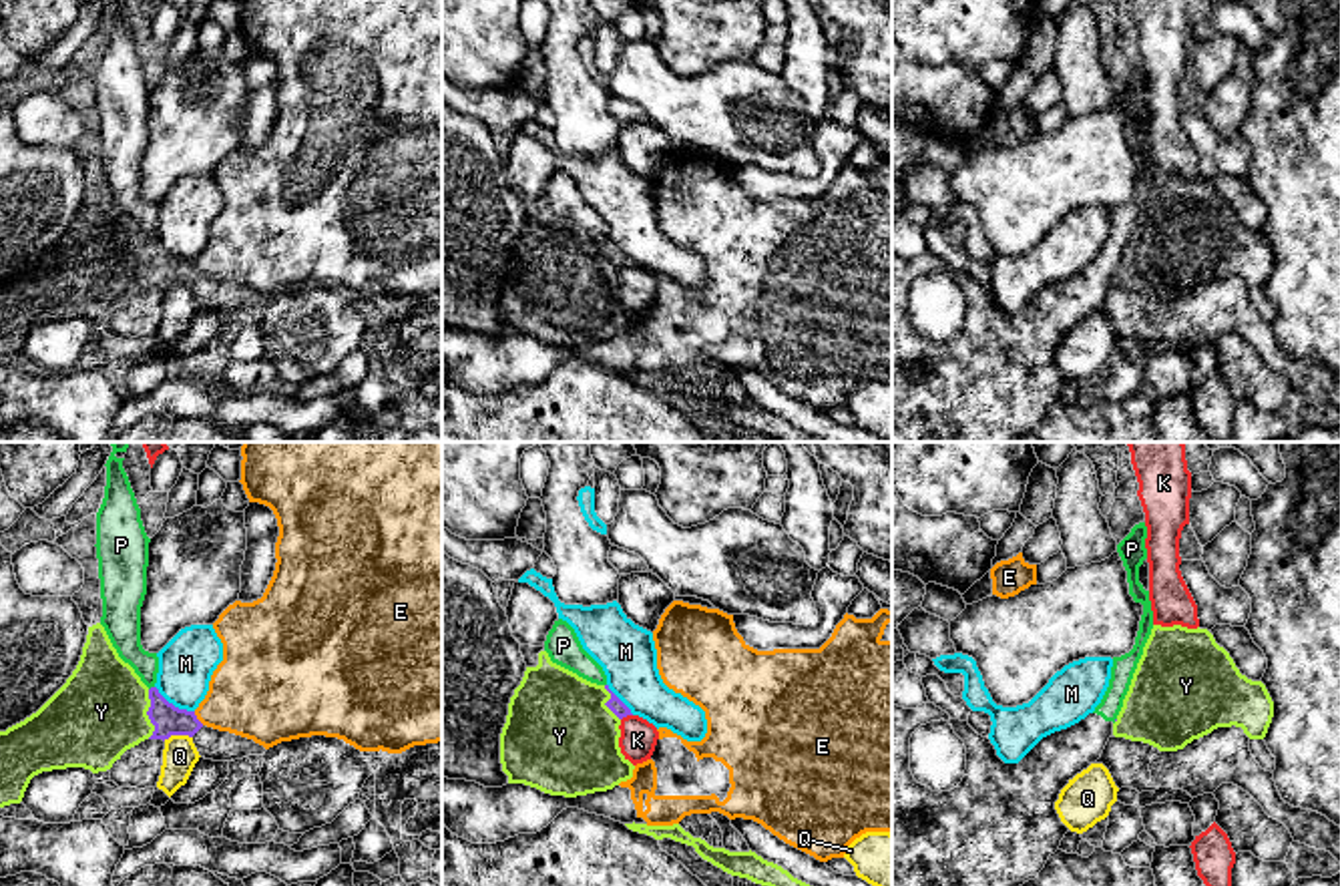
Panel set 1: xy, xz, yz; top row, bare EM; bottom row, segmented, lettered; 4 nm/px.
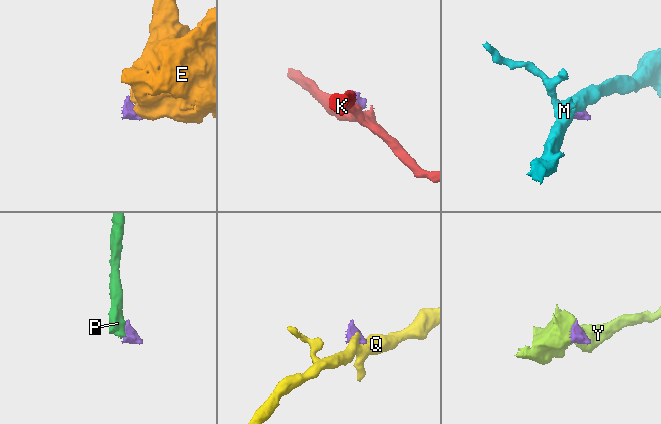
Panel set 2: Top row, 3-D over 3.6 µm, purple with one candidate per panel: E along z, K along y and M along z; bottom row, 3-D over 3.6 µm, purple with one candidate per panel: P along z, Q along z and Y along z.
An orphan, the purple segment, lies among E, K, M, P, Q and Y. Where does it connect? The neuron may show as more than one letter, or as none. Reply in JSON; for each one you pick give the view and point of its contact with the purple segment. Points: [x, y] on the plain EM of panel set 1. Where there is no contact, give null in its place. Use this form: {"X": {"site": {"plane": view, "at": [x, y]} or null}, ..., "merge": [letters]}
{"Y": {"site": {"plane": "xy", "at": [147, 264]}}, "merge": ["Y"]}

